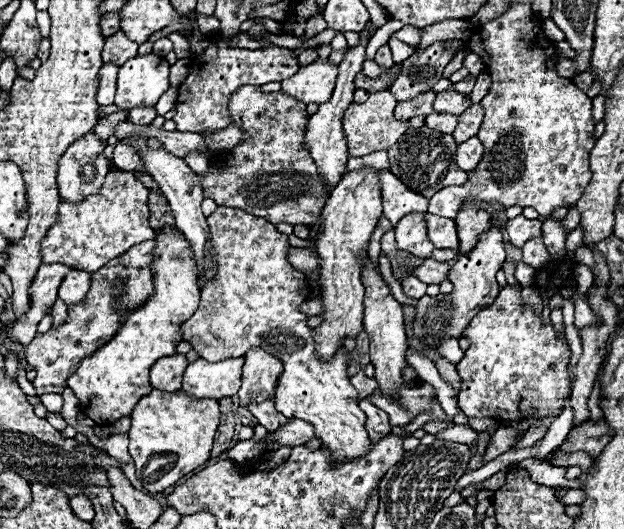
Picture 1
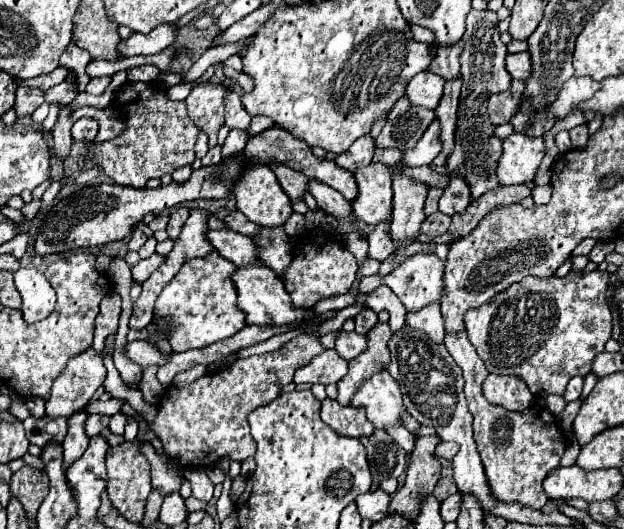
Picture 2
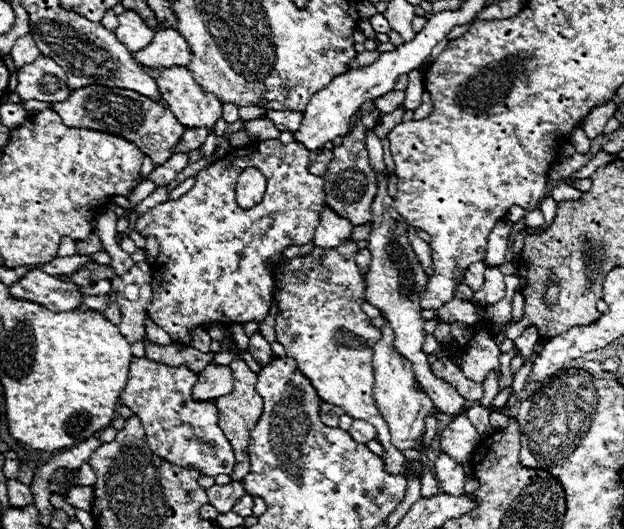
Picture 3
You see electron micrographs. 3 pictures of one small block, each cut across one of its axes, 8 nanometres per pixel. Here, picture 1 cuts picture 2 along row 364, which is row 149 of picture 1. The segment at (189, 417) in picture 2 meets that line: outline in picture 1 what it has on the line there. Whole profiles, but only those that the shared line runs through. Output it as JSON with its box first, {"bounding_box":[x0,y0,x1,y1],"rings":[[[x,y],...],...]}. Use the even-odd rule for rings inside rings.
{"bounding_box":[198,86,328,224],"rings":[[[242,86],[232,94],[230,118],[234,126],[244,130],[244,138],[228,154],[210,156],[208,172],[198,176],[202,196],[212,198],[218,206],[240,208],[272,224],[316,222],[328,190],[304,150],[306,104],[284,92],[266,94],[260,86]]]}

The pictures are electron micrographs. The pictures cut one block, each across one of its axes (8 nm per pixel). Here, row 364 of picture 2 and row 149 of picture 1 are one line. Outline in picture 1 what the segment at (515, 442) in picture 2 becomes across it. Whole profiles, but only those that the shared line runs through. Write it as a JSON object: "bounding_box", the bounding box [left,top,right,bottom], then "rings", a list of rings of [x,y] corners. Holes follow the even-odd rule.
{"bounding_box":[456,136,484,172],"rings":[[[474,136],[474,138],[470,138],[470,140],[466,140],[466,142],[462,142],[462,144],[458,146],[456,164],[458,164],[462,170],[466,170],[466,172],[474,172],[476,166],[478,166],[478,162],[480,162],[480,158],[482,158],[482,154],[484,154],[484,146],[482,146],[482,142]]]}

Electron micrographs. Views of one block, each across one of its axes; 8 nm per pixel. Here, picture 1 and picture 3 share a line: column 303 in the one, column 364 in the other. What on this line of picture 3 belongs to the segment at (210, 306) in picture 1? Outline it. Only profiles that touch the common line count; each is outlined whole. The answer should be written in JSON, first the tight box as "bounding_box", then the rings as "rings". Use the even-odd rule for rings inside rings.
{"bounding_box":[272,240,404,474],"rings":[[[354,240],[342,242],[338,248],[314,248],[306,256],[298,256],[292,260],[280,258],[280,264],[276,262],[272,266],[272,278],[276,282],[276,304],[278,304],[278,316],[276,316],[276,342],[280,342],[286,348],[286,354],[296,360],[298,370],[312,382],[314,390],[320,394],[320,398],[328,404],[340,406],[350,418],[366,420],[378,430],[378,442],[384,446],[384,464],[386,470],[392,474],[404,474],[404,456],[402,452],[396,452],[390,444],[390,430],[380,416],[372,384],[374,384],[374,368],[372,368],[372,354],[374,344],[382,338],[380,328],[370,324],[370,318],[362,312],[362,304],[366,302],[364,288],[366,288],[366,274],[360,272],[356,266],[356,254],[358,244]]]}

